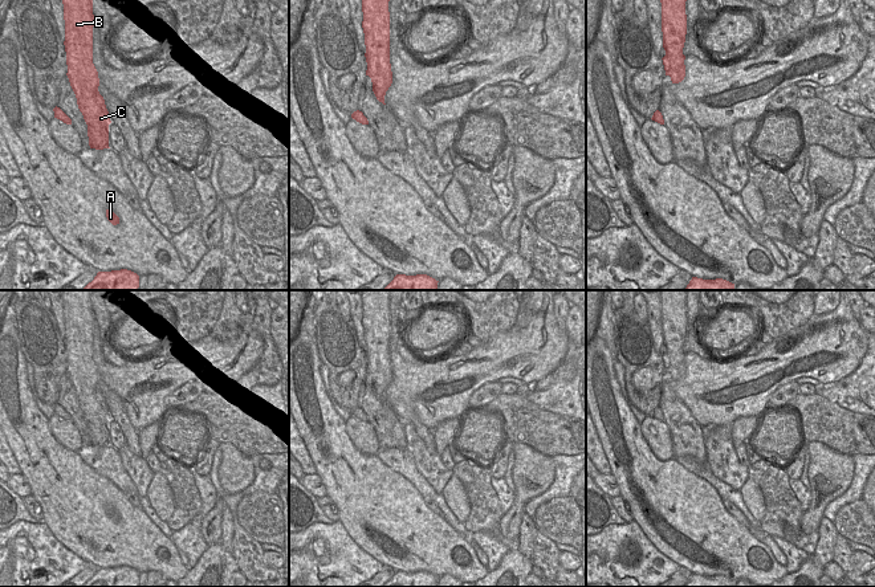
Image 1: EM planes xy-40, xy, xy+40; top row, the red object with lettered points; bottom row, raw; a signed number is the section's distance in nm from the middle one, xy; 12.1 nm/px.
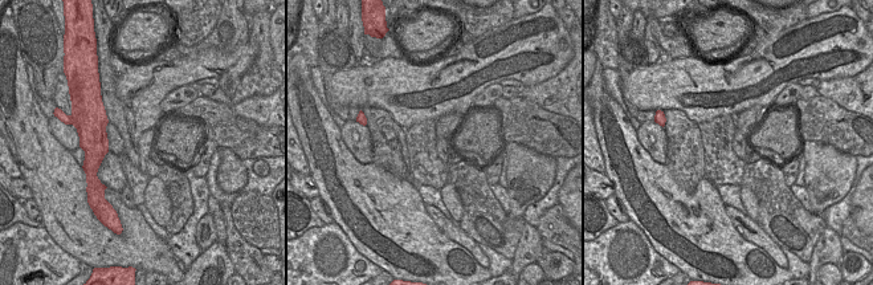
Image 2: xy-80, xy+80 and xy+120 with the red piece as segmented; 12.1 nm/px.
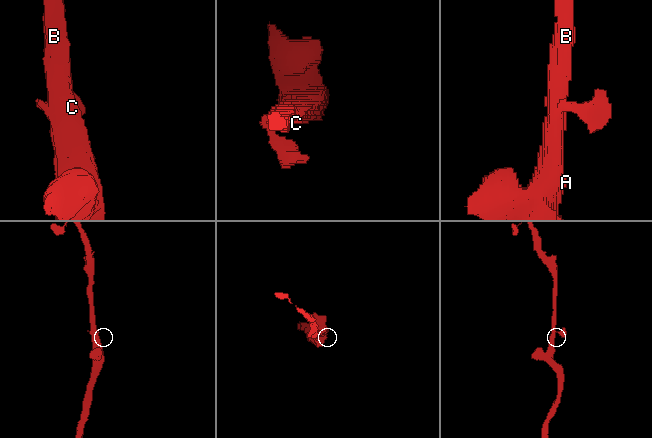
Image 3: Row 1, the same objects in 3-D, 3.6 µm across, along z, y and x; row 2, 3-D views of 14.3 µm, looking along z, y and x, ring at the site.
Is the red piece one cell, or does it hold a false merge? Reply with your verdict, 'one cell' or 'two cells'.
one cell

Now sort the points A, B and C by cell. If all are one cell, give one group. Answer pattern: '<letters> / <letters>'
A B C

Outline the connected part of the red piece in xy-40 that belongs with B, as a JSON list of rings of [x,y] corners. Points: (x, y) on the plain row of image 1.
[[[64,290],[65,348],[68,375],[77,401],[88,421],[90,445],[109,444],[111,420],[103,394],[98,388],[99,375],[93,360],[93,290]]]

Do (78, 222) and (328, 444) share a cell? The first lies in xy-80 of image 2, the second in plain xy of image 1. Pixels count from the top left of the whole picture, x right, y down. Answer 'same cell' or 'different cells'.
same cell

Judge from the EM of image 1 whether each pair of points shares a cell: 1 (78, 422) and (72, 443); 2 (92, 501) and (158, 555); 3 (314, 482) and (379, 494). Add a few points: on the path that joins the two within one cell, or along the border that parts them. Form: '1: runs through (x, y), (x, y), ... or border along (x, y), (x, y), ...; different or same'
1: border along (72, 420), (82, 444); different
2: runs through (100, 520), (122, 542), (137, 542), (139, 545); same
3: border along (316, 473), (326, 494); different

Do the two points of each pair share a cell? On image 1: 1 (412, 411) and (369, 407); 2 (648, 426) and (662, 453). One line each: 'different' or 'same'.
1: different
2: same

